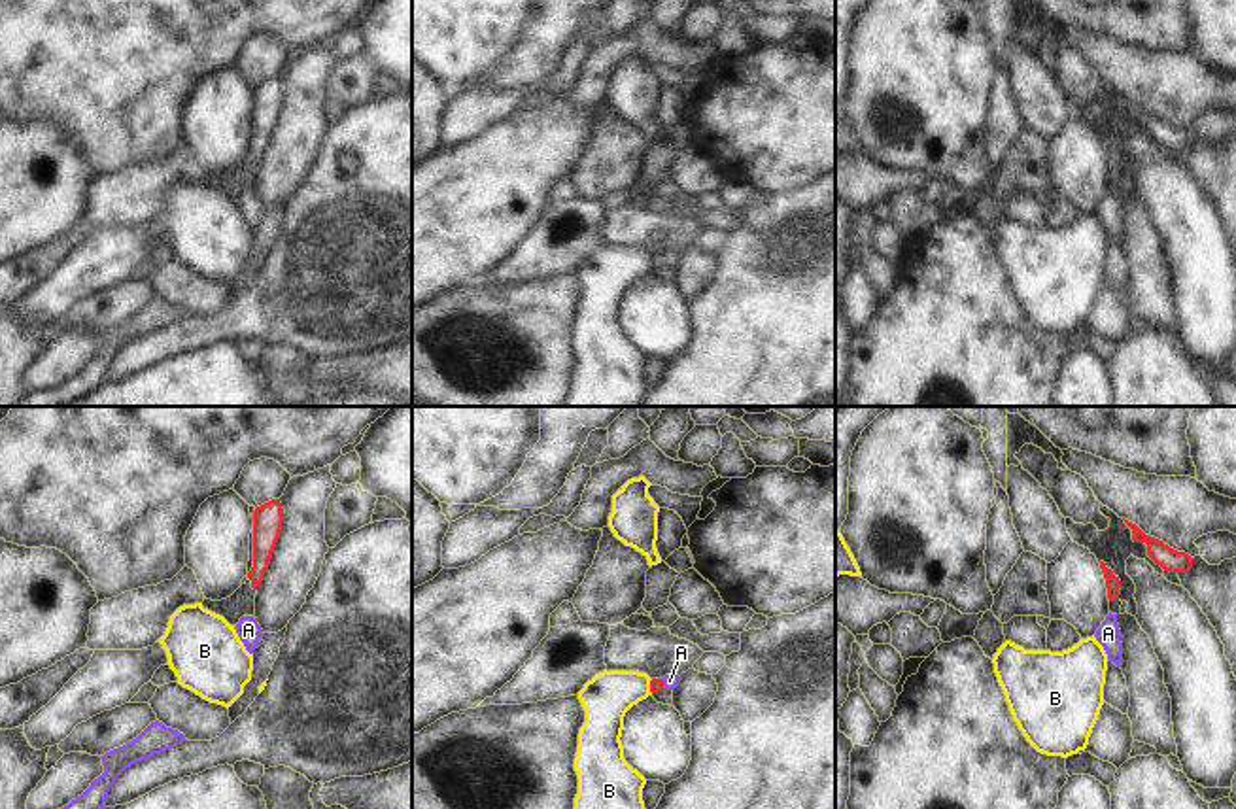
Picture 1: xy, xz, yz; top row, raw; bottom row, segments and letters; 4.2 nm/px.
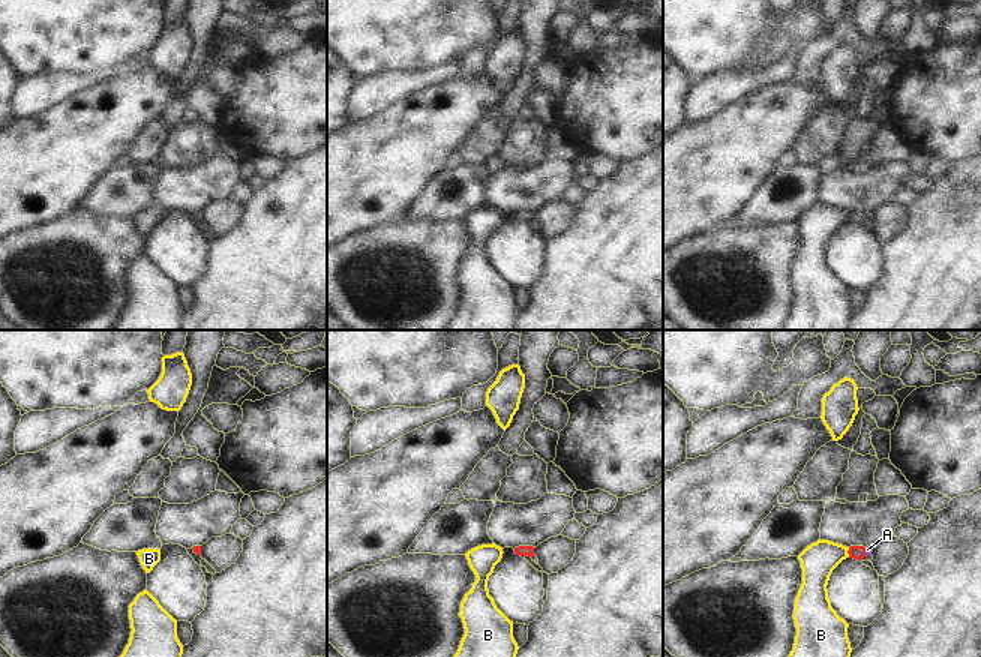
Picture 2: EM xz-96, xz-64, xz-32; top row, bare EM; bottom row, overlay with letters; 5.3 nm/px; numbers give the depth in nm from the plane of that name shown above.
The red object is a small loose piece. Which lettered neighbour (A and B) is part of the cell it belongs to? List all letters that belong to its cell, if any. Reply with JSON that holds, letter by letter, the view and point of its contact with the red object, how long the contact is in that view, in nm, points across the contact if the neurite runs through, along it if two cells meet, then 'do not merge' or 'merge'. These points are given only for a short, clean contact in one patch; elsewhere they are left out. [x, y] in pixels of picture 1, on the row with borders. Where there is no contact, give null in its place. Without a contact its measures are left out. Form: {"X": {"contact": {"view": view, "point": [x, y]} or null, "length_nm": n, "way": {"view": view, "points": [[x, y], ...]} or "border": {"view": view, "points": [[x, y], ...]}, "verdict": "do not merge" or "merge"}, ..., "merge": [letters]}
{"A": {"contact": {"view": "xz", "point": [662, 685]}, "length_nm": 50, "way": {"view": "xz", "points": [[656, 685], [662, 685], [669, 681]]}, "verdict": "merge"}, "B": {"contact": {"view": "xz", "point": [651, 687]}, "length_nm": 70, "border": {"view": "xz", "points": [[652, 679], [651, 694]]}, "verdict": "do not merge"}, "merge": ["A"]}

